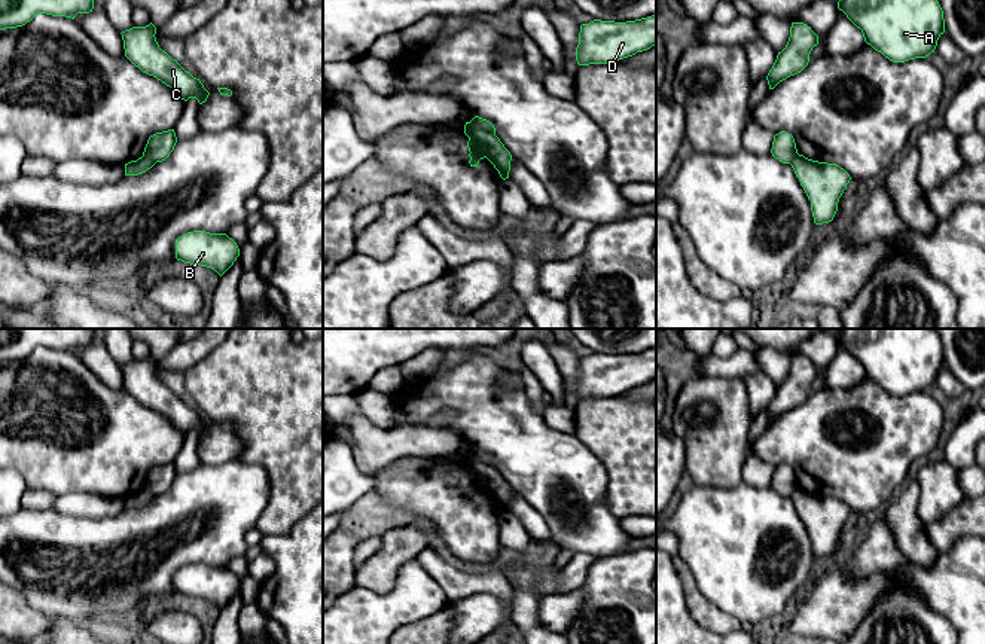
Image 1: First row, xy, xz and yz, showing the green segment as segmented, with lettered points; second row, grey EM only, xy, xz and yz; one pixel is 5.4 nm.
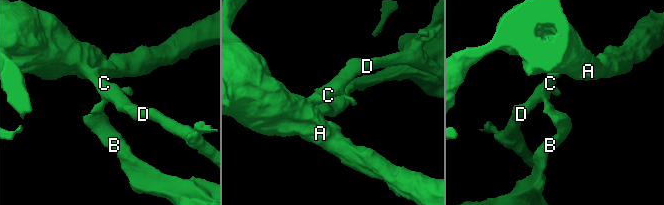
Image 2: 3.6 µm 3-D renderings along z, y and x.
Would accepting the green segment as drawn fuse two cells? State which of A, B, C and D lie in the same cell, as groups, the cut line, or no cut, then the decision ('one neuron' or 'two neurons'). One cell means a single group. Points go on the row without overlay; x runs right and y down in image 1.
A C D / B | xz (467, 455), (494, 467) | two neurons

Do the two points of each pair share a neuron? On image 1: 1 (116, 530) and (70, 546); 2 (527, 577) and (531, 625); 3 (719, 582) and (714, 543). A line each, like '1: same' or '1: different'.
1: same
2: same
3: same

